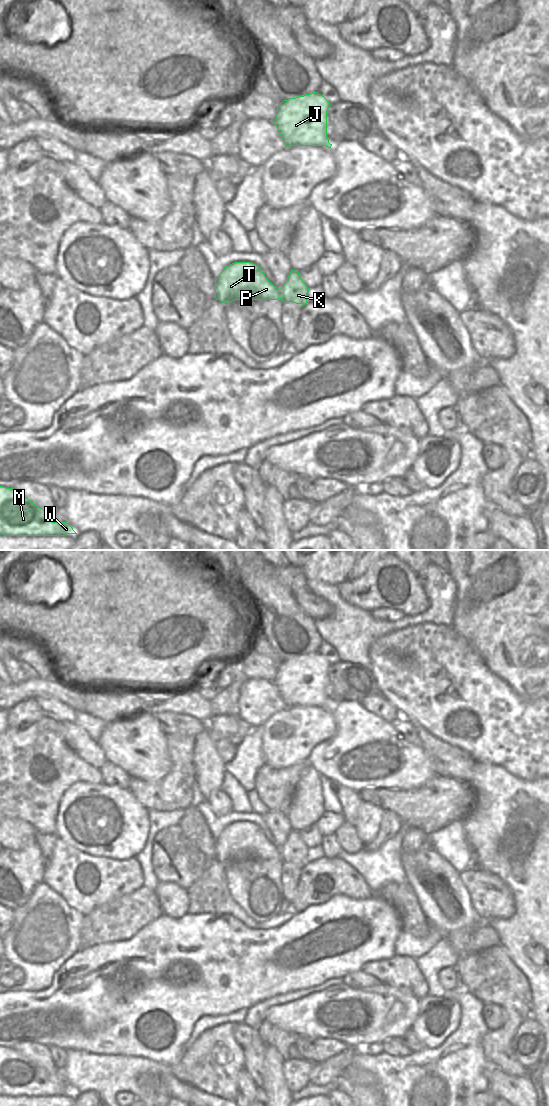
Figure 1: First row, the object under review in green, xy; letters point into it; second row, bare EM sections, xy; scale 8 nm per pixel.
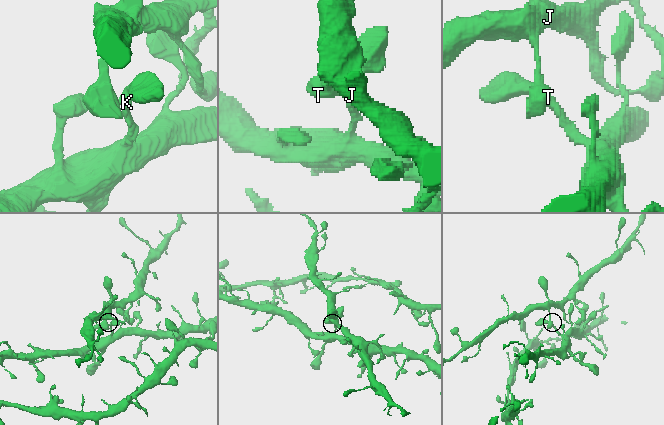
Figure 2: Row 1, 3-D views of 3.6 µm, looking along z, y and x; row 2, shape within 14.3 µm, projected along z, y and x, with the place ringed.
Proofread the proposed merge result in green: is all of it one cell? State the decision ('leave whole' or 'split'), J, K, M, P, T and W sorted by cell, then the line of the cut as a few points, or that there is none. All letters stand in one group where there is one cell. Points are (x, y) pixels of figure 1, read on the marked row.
split | J P T / K M W | xy (279, 289), (281, 298)

